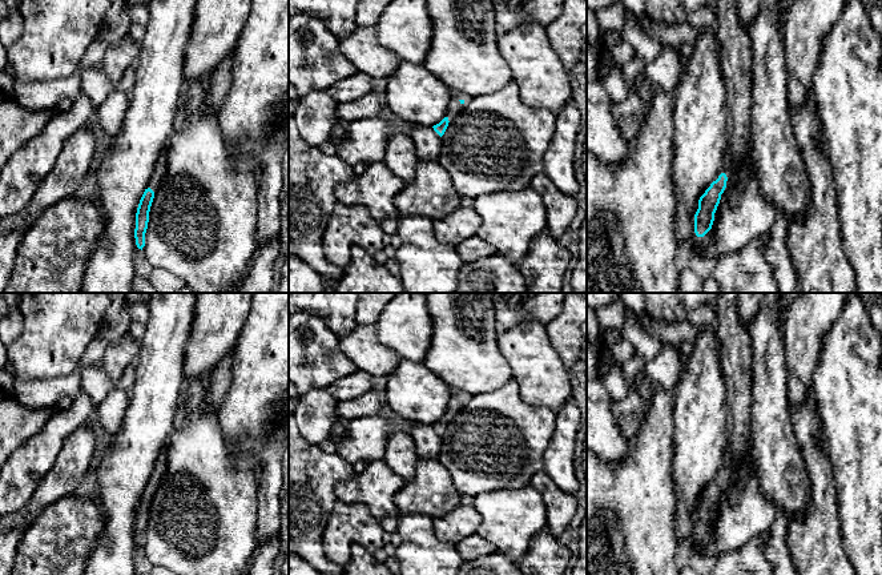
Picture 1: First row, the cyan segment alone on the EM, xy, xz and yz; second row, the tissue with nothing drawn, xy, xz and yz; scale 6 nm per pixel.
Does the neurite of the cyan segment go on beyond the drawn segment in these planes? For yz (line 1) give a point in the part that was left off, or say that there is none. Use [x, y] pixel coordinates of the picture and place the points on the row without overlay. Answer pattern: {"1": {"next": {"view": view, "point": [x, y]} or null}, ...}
{"1": {"next": null}}

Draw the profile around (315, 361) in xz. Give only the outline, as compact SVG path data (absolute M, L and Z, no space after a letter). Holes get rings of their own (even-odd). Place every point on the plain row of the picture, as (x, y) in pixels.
M309 311L289 315L289 381L299 394L327 389L358 367L339 350L339 337Z

